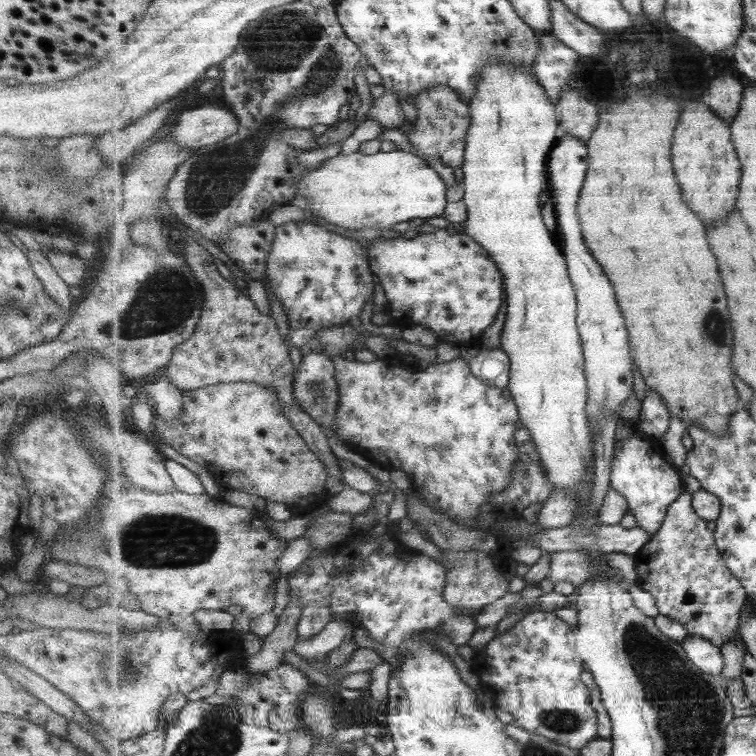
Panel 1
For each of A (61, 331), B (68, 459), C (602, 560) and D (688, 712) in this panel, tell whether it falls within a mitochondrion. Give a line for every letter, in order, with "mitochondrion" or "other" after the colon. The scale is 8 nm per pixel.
A: other
B: mitochondrion
C: other
D: mitochondrion

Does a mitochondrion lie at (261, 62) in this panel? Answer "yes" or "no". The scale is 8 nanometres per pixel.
yes

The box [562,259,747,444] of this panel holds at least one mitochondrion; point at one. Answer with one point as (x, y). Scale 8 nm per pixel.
(716, 327)

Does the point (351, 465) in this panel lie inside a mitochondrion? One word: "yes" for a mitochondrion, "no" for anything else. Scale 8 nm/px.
no

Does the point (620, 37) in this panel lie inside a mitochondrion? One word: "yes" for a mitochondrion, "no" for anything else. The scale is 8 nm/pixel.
no

